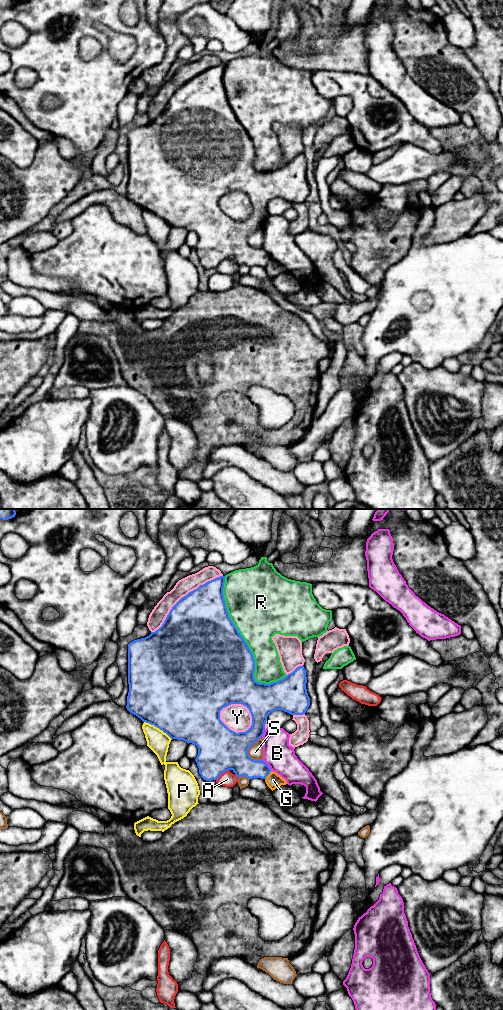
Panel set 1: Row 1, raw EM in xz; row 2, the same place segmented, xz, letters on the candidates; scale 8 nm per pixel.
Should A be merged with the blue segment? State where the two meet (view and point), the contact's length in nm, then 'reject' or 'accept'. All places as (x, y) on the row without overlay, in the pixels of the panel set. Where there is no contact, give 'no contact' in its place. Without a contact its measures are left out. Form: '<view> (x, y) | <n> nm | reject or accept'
xz (221, 261) | 130 nm | reject

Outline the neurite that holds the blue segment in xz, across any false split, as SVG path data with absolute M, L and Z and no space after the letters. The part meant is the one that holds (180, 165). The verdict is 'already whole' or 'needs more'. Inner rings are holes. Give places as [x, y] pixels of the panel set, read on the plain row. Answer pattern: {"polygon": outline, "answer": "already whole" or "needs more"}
{"polygon": "M220 64L200 73L172 95L158 118L128 132L129 180L126 196L143 210L162 218L171 227L196 233L198 243L195 249L204 268L217 268L229 258L238 266L266 267L271 260L270 255L263 248L251 247L248 237L263 224L271 200L282 198L291 203L306 201L310 193L306 158L304 154L299 154L283 167L270 172L259 171L254 167L254 144L229 105L223 83L224 71L225 64ZM231 192L242 192L249 197L252 213L247 219L236 221L220 208L220 199Z", "answer": "already whole"}

